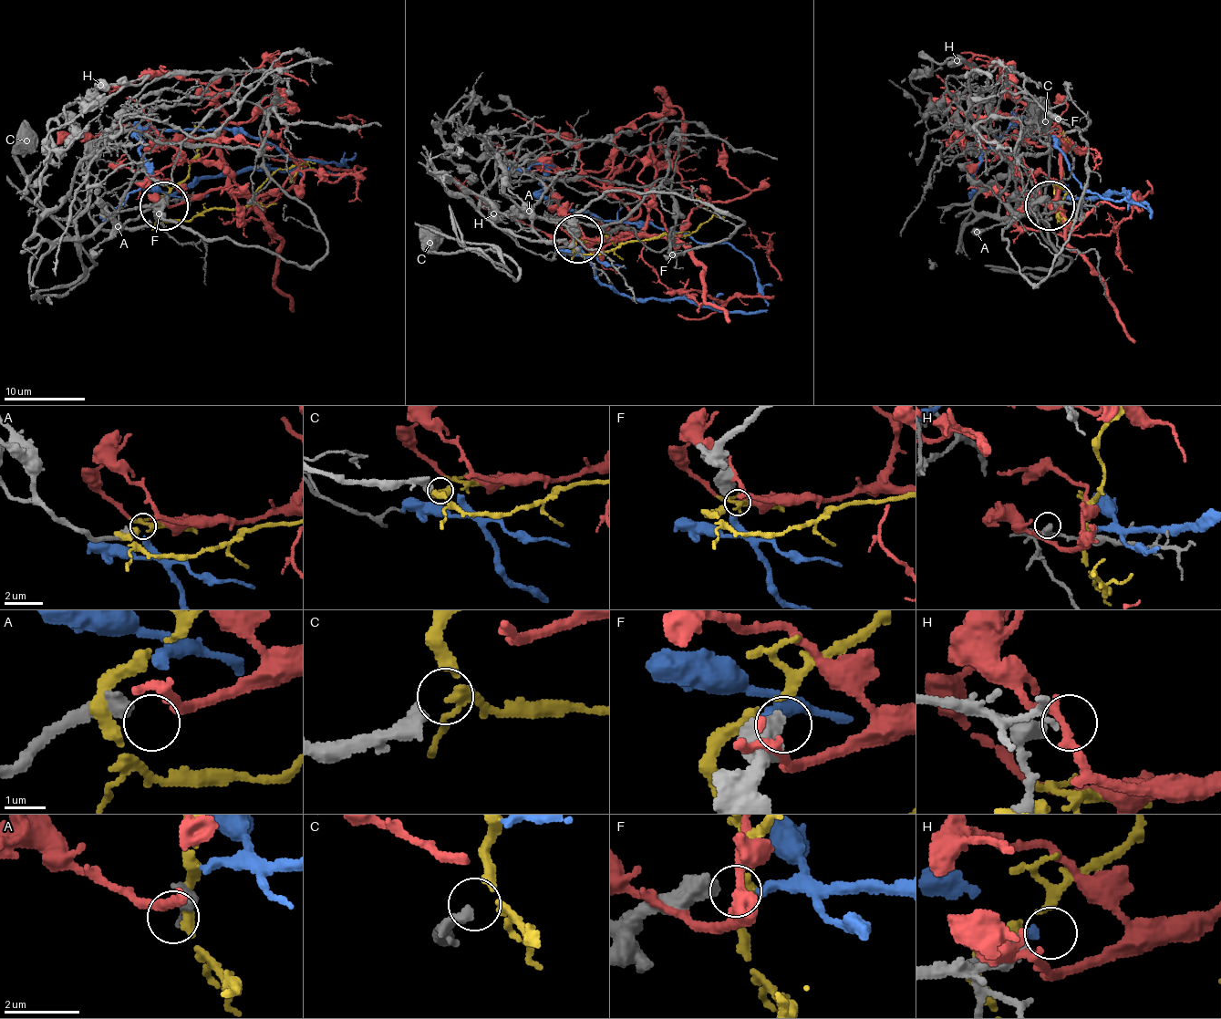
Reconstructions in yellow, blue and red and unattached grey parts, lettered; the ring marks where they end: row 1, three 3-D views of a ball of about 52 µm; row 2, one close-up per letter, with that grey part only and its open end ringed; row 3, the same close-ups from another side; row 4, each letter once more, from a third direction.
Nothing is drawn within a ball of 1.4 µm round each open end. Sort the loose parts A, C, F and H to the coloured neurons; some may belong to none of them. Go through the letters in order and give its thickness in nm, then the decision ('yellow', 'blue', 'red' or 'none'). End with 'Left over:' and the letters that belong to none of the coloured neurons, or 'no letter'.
A: calibre 420 nm; red
C: calibre 360 nm; yellow
F: calibre 600 nm; blue
H: calibre 280 nm; none
Left over: H

